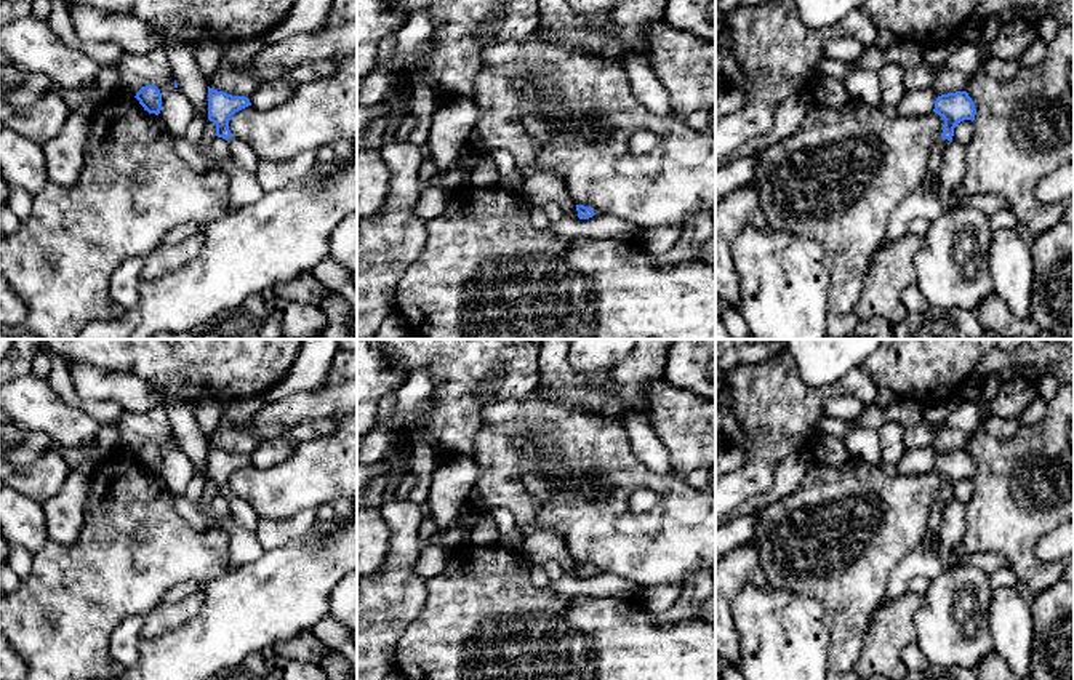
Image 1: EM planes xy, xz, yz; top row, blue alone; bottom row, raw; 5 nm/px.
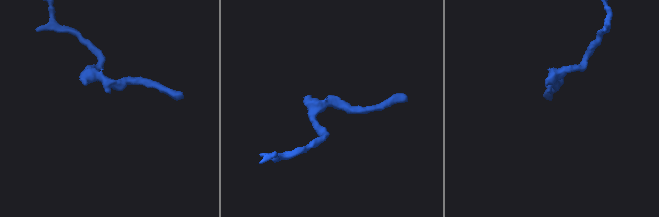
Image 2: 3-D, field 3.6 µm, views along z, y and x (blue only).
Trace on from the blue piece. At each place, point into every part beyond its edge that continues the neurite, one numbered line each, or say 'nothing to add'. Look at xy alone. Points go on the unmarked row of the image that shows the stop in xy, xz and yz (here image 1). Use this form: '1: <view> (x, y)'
1: xy (244, 516)

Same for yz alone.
1: yz (921, 562)

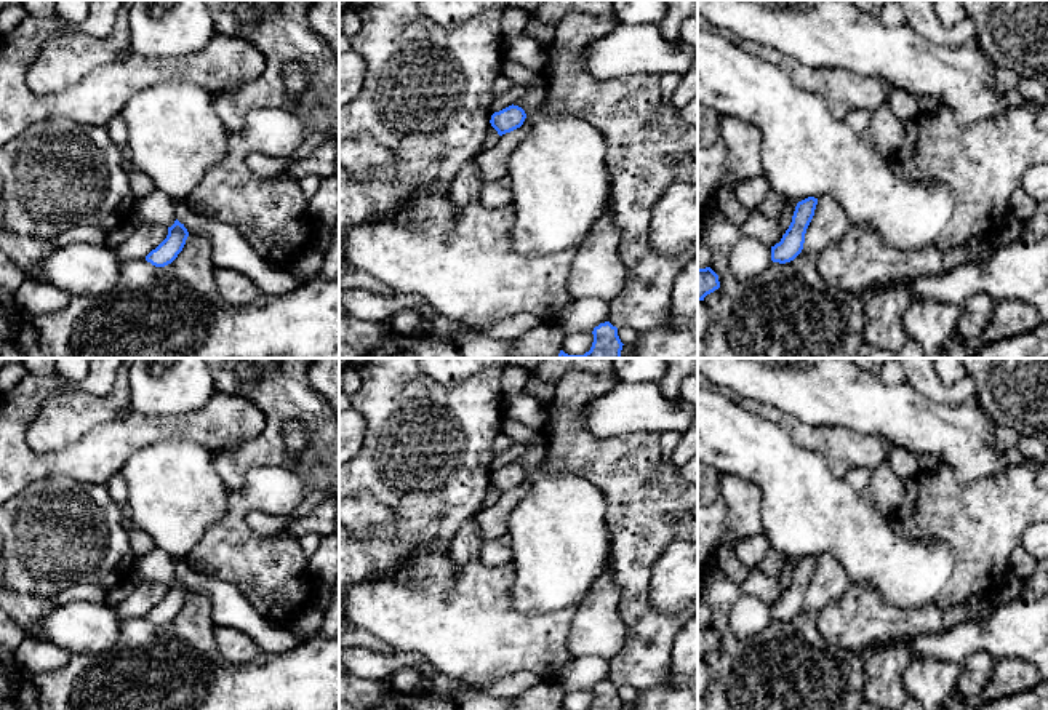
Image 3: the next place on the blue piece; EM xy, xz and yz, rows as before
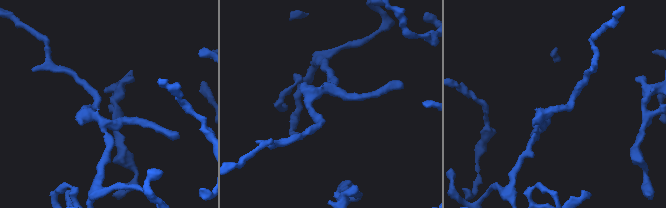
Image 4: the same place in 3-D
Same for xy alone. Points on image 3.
nothing to add

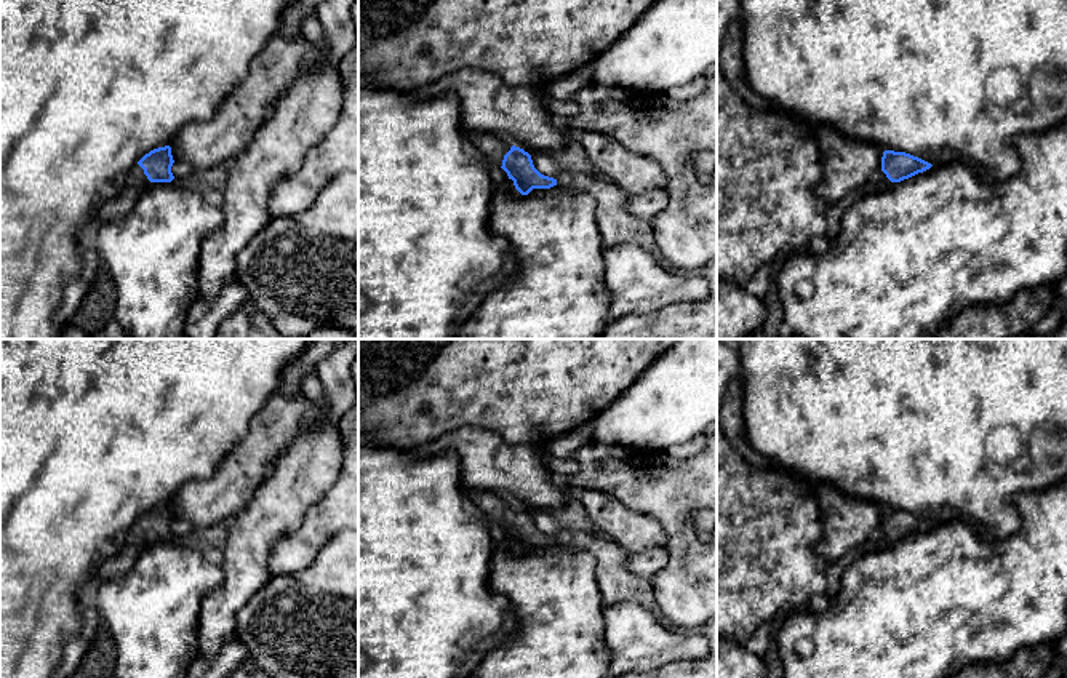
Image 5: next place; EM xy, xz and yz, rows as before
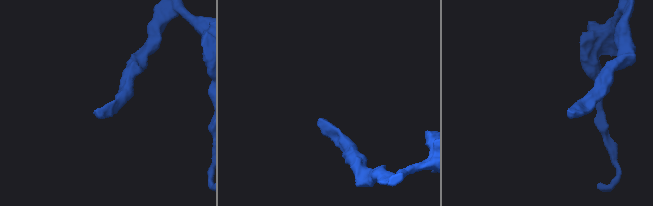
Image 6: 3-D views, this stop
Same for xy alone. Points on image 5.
1: xy (136, 541)

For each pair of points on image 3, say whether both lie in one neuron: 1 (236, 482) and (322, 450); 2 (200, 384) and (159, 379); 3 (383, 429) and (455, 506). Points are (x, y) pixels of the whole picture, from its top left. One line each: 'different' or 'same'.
1: same
2: same
3: same

